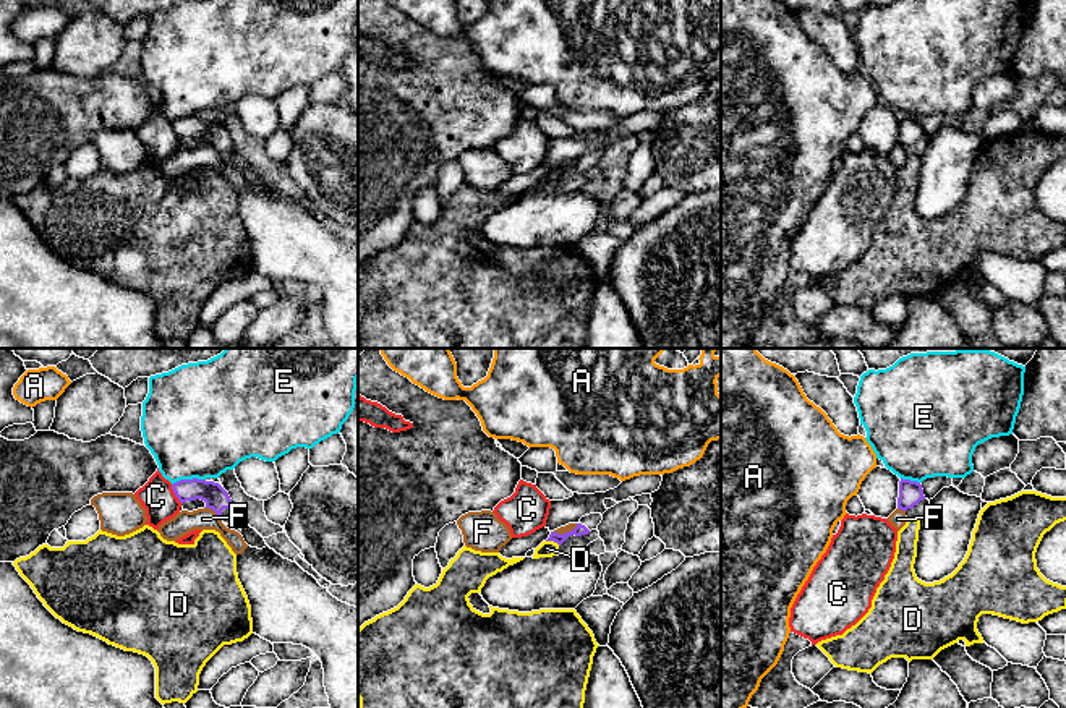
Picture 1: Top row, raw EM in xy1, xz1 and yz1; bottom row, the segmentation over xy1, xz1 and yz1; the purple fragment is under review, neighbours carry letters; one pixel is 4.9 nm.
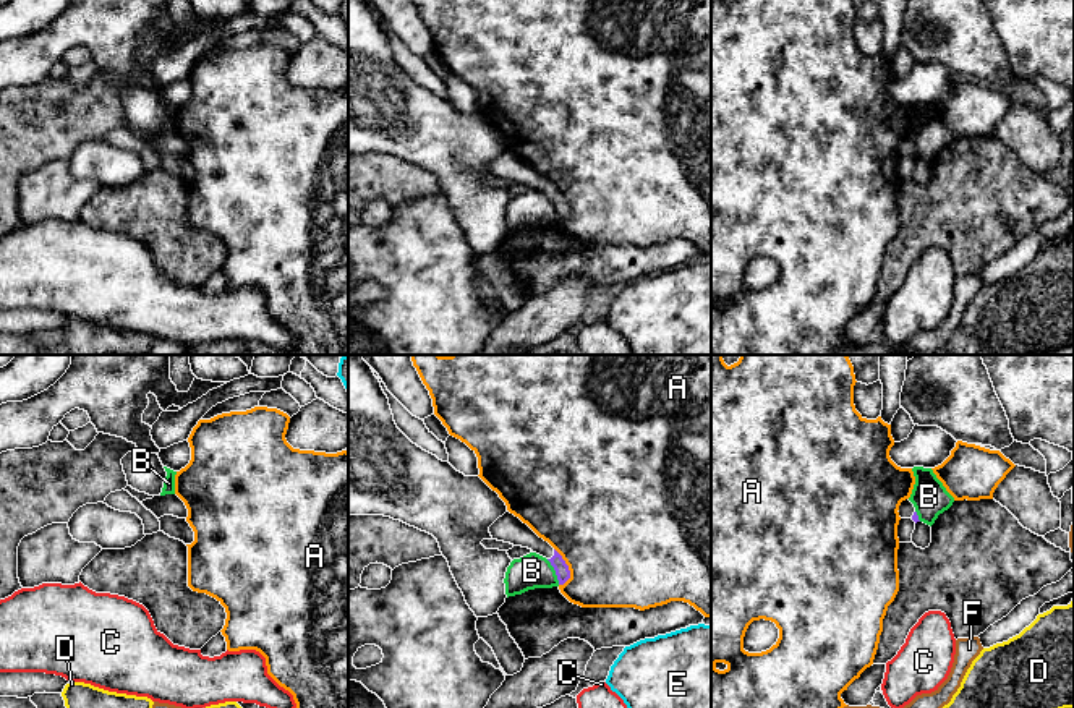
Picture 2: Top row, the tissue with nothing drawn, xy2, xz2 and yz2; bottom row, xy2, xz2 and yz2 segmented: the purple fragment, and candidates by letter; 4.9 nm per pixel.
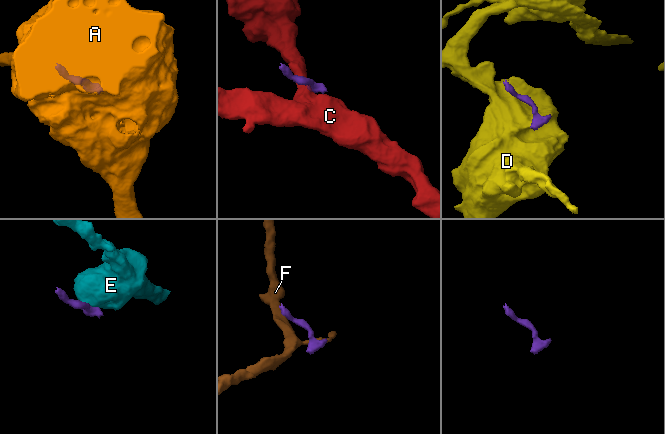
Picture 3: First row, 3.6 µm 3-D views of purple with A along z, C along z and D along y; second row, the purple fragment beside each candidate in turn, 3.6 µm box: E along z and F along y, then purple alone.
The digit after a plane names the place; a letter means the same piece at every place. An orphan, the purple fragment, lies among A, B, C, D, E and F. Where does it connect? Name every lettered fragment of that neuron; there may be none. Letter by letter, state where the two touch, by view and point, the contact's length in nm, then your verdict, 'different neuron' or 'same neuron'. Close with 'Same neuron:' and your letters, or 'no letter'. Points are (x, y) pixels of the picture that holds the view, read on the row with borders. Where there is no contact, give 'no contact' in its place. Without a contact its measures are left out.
A: meets purple in xz2 at (567, 567); contact 200 nm long; different neuron
B: meets purple in xz2 at (556, 572); contact 140 nm long; different neuron
C: meets purple in xy1 at (175, 494); contact 110 nm long; different neuron
D: meets purple in xz1 at (553, 540); contact 80 nm long; different neuron
E: meets purple in xy1 at (188, 480); contact 170 nm long; different neuron
F: meets purple in xy1 at (213, 509); contact 90 nm long; different neuron
Same neuron: no letter

